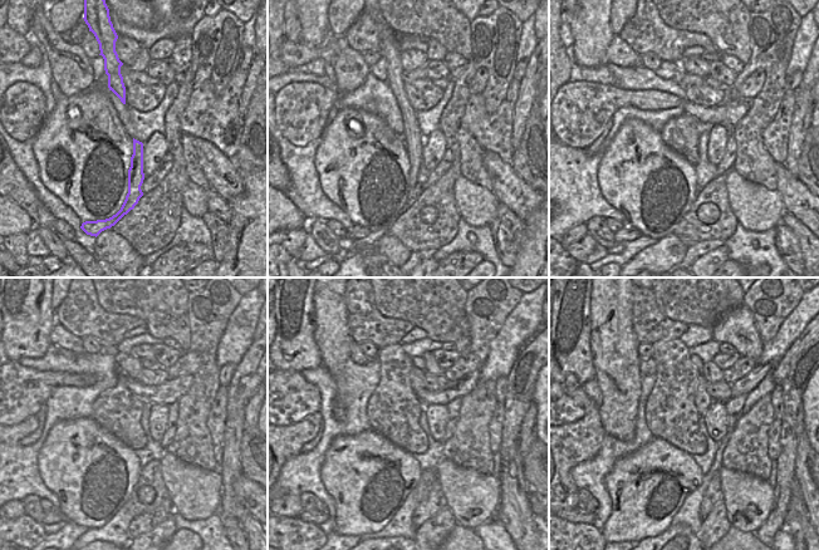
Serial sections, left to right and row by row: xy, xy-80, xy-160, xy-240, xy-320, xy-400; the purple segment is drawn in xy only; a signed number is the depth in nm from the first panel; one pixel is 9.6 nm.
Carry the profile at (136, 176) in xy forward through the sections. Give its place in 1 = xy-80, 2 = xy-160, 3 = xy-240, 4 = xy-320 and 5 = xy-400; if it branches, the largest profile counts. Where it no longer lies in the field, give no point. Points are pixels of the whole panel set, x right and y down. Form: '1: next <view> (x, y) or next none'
1: next xy-80 (390, 49)
2: next xy-160 (627, 234)
3: next xy-240 (47, 517)
4: next xy-320 (317, 517)
5: next xy-400 (575, 515)

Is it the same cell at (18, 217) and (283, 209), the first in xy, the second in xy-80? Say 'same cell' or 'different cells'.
same cell

